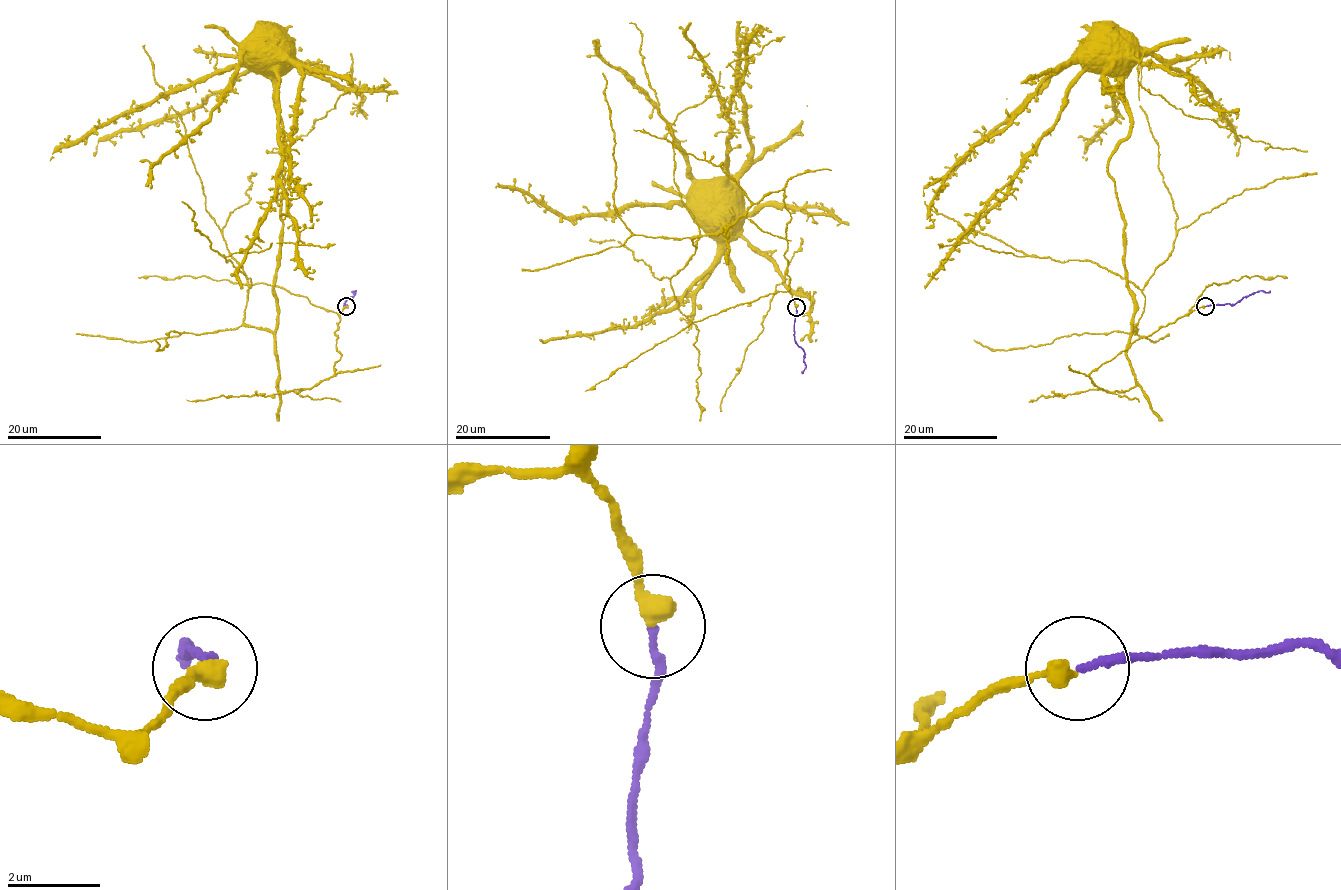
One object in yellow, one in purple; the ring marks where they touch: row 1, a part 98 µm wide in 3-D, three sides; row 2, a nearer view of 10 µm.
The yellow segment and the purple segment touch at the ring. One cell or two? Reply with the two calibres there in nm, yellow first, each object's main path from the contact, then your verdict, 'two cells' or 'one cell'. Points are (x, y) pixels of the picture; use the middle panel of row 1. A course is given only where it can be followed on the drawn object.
420 nm thick on the yellow side, 160 nm on the other; yellow runs (796, 306), (784, 191), (769, 192), (725, 236), (731, 209), (726, 228), (736, 236), (729, 229); purple runs (796, 308), (794, 337), (804, 353), (806, 368), (802, 373); one cell

